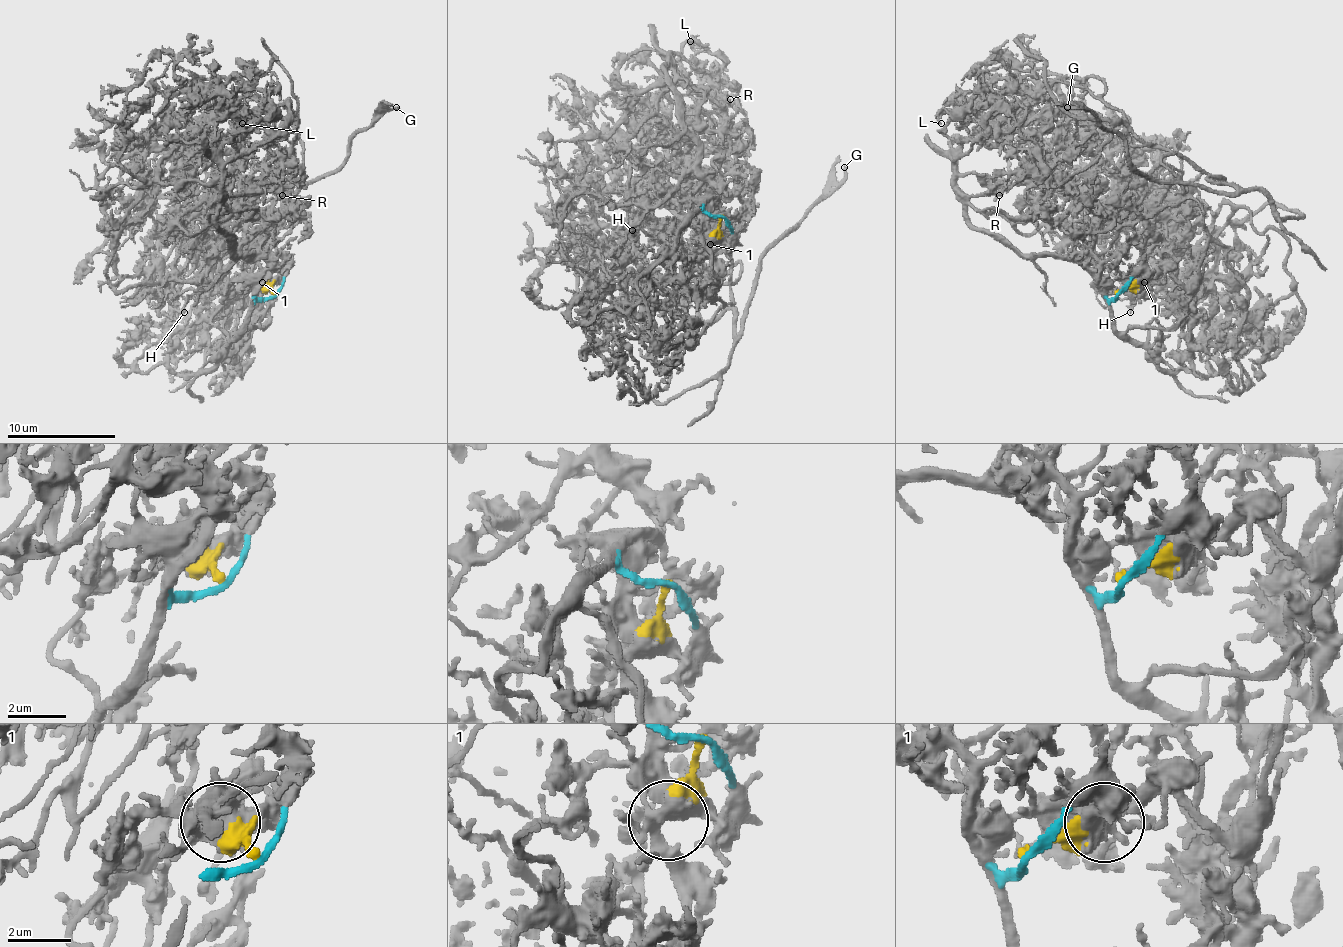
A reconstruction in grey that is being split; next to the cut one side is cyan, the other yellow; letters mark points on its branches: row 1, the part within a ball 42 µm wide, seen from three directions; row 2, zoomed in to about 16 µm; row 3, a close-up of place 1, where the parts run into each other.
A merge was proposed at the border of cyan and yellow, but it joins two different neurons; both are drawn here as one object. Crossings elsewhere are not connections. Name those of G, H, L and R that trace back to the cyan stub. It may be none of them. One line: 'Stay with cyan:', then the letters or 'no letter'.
Stay with cyan: L, R

